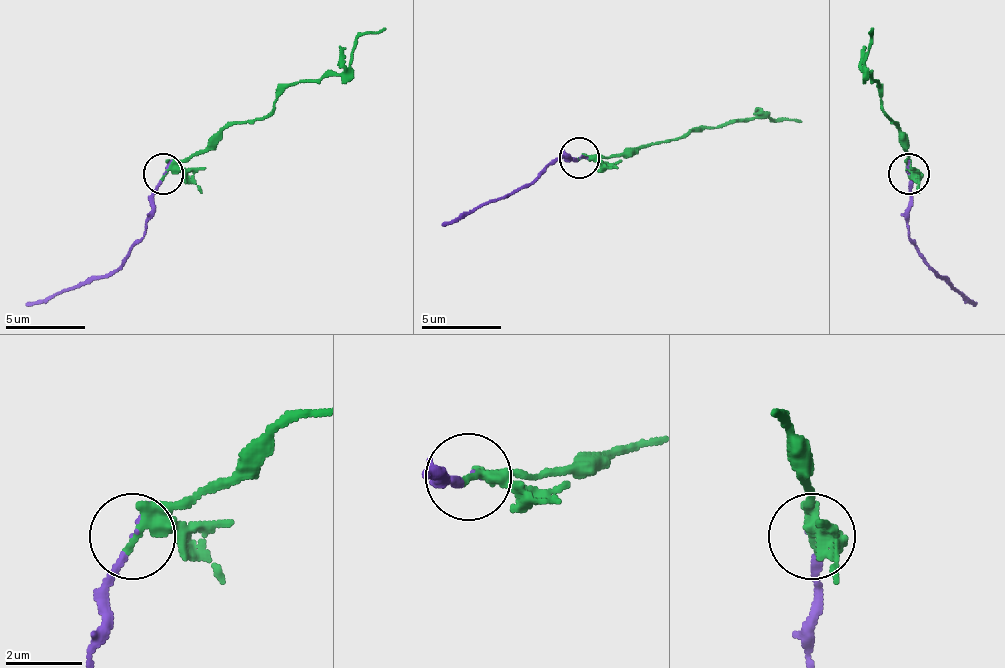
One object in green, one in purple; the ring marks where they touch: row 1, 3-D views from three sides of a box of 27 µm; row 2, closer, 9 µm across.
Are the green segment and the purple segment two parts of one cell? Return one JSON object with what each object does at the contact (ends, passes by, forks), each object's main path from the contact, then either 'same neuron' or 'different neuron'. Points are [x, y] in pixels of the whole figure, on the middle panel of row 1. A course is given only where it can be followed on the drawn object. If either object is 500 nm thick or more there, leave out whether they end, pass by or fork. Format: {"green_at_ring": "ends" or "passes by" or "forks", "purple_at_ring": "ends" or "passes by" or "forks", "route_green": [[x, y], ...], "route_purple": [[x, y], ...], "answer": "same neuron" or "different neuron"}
{"green_at_ring": "passes by", "purple_at_ring": "ends", "route_green": [[580, 158], [637, 154], [653, 142], [677, 138], [705, 126], [745, 122], [761, 110], [769, 118], [801, 122]], "route_purple": [[580, 158], [560, 158], [528, 187], [440, 227]], "answer": "different neuron"}

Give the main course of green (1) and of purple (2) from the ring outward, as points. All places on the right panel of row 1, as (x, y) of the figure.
1: (909, 175), (905, 134), (889, 118), (873, 74), (861, 62), (873, 26)
2: (909, 175), (909, 235), (918, 251), (978, 303)

